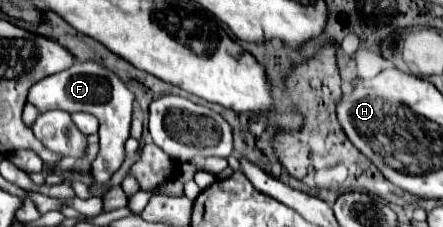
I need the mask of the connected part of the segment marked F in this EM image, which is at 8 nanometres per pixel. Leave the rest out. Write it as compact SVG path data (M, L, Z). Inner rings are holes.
M74 62L68 70L52 74L28 90L26 102L36 106L38 112L64 110L64 112L90 112L100 120L100 150L92 162L92 176L98 184L110 180L110 176L124 162L124 144L130 138L130 116L134 106L134 94L124 82L106 66L96 62Z

